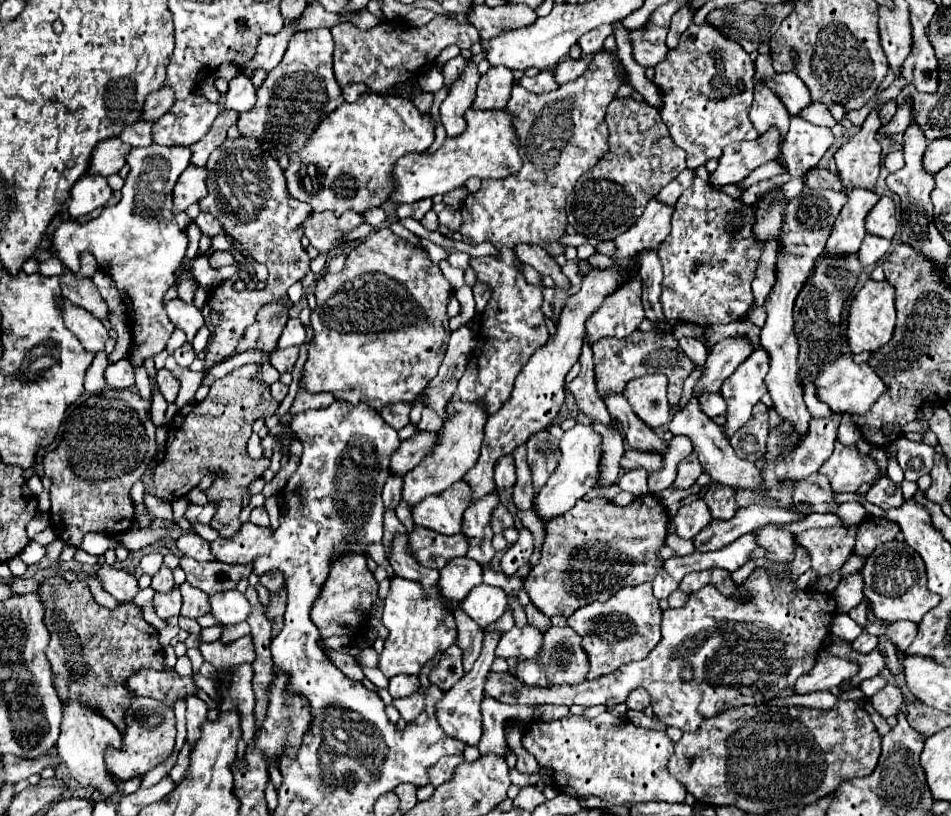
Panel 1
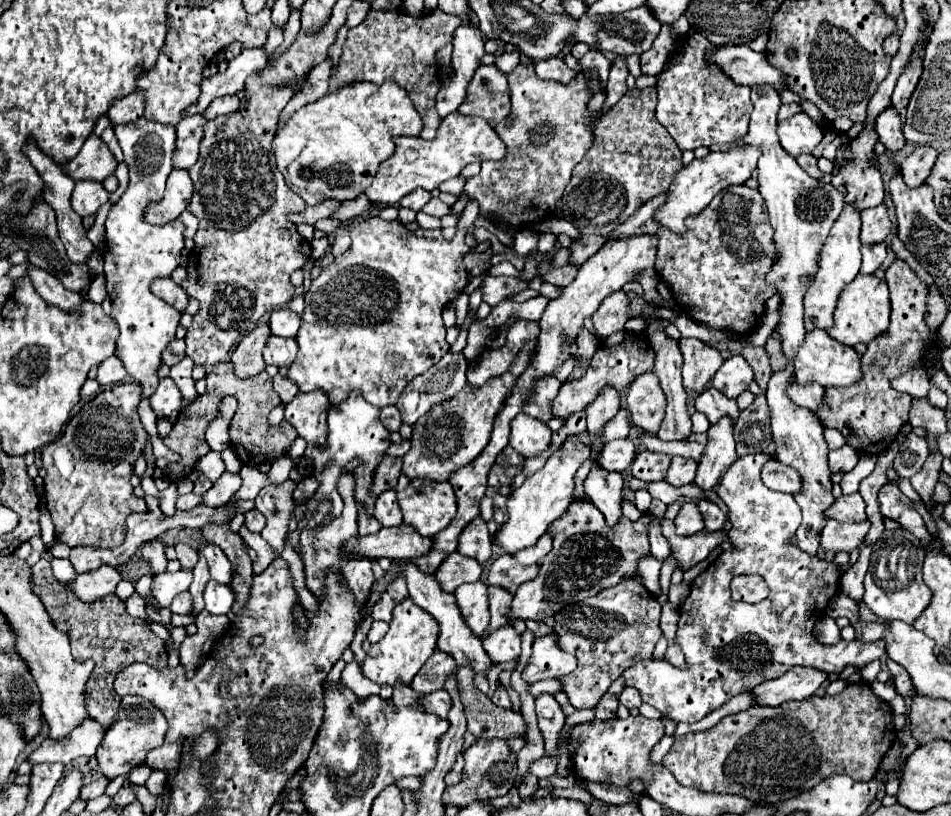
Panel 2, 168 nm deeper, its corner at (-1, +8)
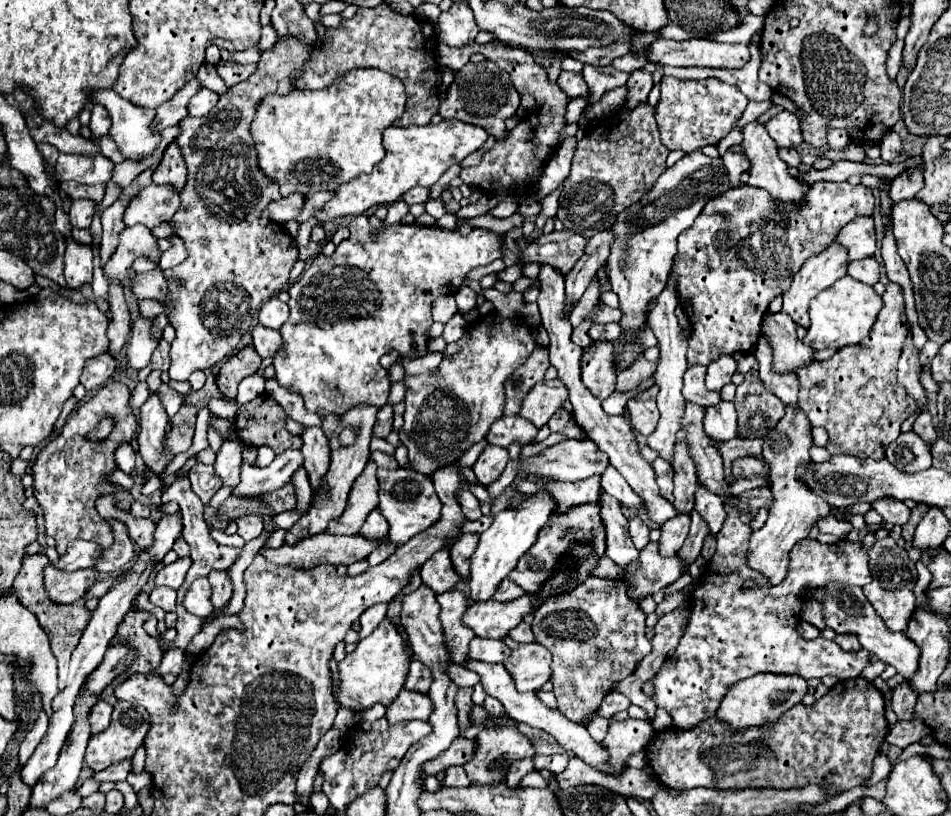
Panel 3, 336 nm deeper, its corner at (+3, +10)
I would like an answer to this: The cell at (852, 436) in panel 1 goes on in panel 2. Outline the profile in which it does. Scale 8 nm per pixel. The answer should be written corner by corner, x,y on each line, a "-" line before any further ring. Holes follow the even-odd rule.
827,428
827,430
825,430
825,442
827,442
829,450
837,450
837,448
841,448
841,446
845,444
845,438
841,436
841,432
839,432
839,430

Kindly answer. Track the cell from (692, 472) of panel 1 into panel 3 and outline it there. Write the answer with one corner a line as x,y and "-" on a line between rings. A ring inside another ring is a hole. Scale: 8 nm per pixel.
657,458
653,462
653,470
655,470
655,478
657,478
657,484
659,484
661,496
667,502
673,502
673,476
675,476
675,470
671,468
671,464
665,458

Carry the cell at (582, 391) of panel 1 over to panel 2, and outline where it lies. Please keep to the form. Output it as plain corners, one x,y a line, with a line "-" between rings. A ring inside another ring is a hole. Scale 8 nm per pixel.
587,328
579,330
579,338
577,338
577,356
579,356
579,362
587,362
595,354
597,346
599,346
599,340

